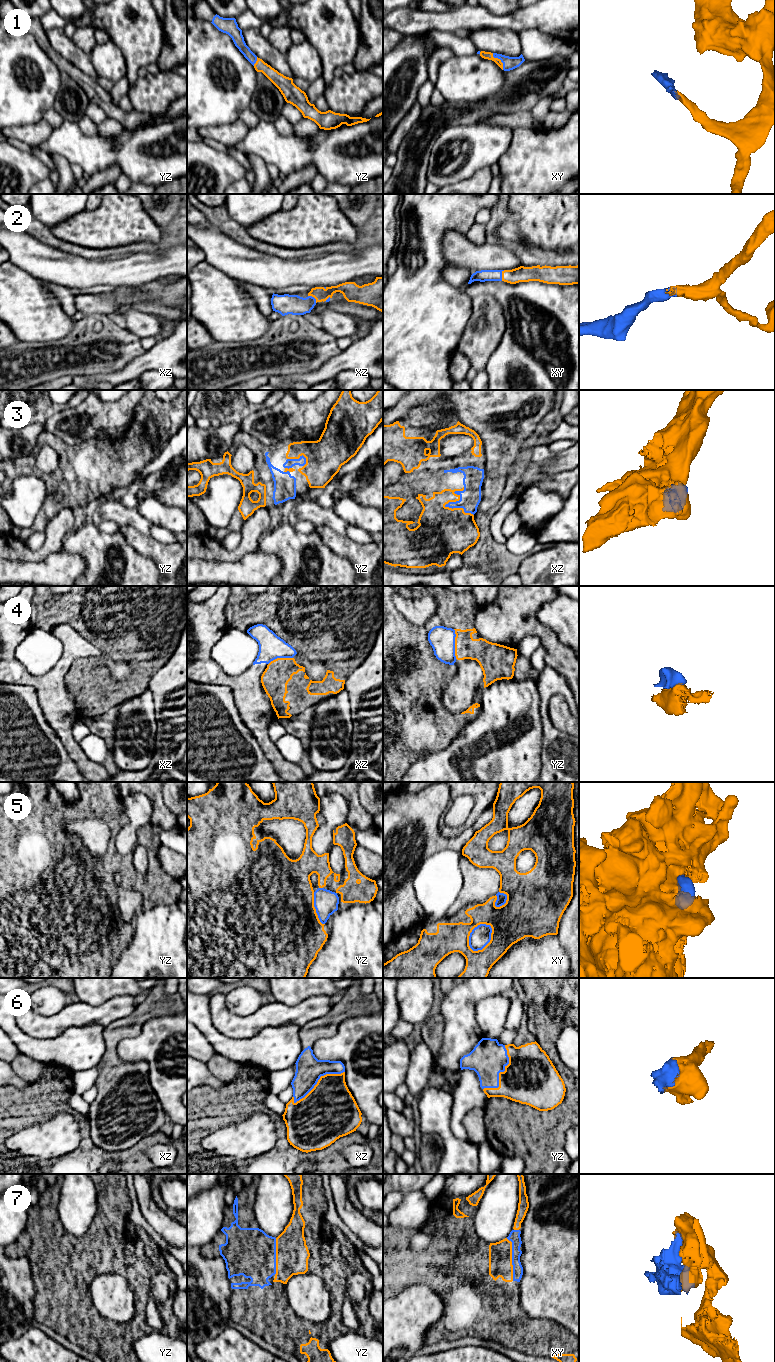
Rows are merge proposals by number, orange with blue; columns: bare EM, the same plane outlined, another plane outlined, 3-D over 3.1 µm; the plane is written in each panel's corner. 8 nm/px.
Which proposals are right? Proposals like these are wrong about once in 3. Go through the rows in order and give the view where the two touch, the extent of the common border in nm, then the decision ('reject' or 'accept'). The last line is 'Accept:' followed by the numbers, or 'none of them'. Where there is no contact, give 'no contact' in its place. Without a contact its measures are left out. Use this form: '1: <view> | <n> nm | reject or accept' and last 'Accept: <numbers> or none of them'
1: xy | 160 nm | accept
2: xy | 90 nm | accept
3: xz | 260 nm | accept
4: yz | 260 nm | reject
5: xy | 260 nm | reject
6: yz | 400 nm | accept
7: xy | 340 nm | accept
Accept: 1, 2, 3, 6, 7

